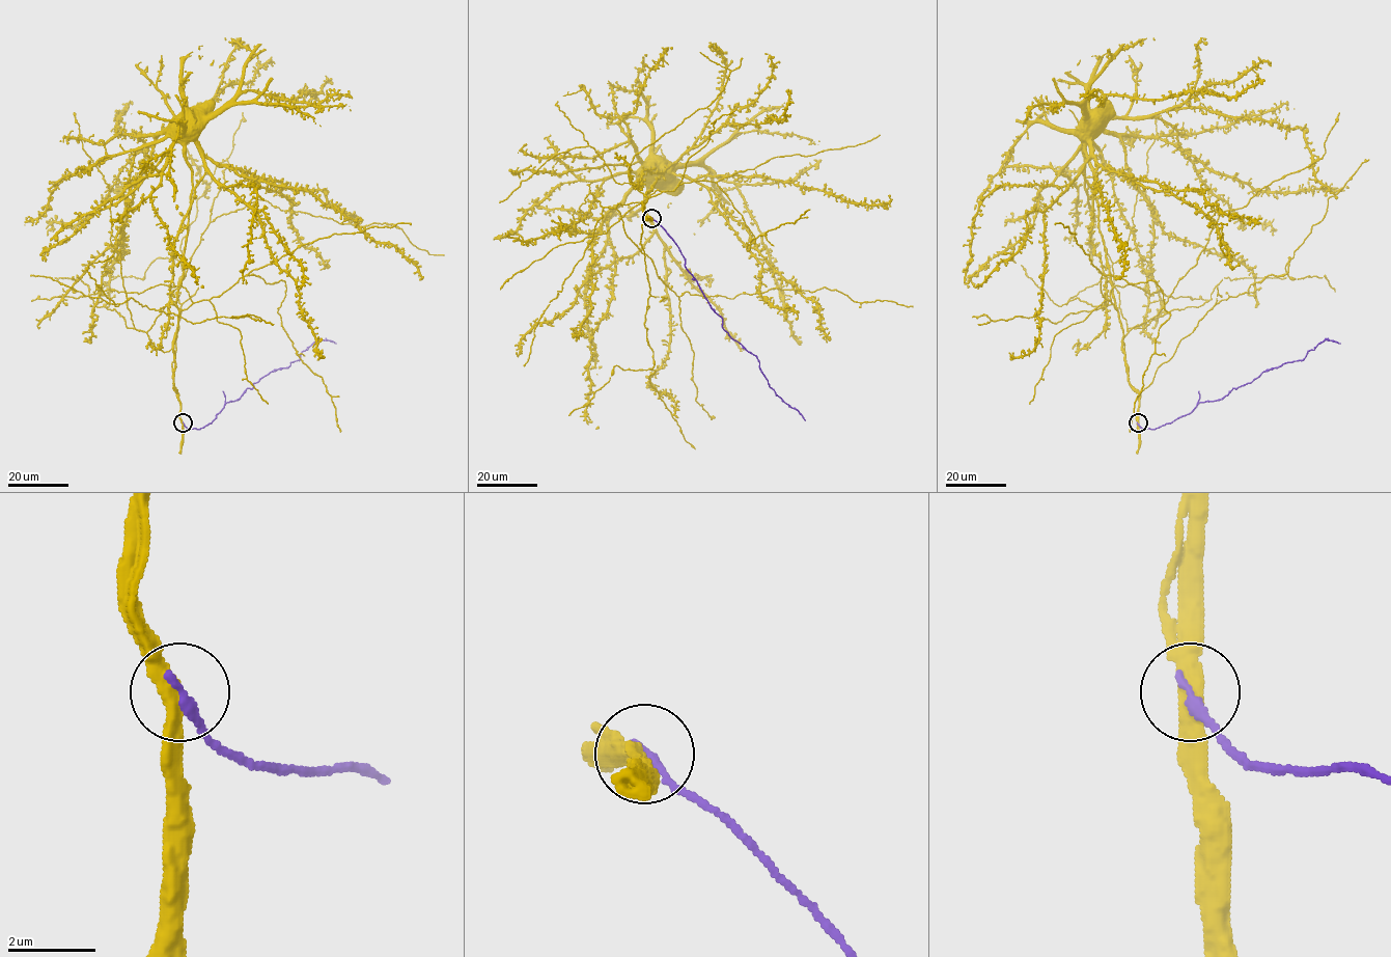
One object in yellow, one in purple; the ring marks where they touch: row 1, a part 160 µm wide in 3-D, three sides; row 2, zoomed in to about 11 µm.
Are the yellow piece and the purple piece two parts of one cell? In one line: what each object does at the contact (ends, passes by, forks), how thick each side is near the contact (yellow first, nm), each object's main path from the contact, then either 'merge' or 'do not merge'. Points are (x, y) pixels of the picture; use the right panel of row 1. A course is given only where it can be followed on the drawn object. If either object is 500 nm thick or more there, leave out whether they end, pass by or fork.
yellow passes by; purple ends there; 400 nm thick on the yellow side, 220 nm on the other; yellow runs (1138, 422), (1138, 392), (1129, 381), (1122, 328), (1100, 229), (1094, 175), (1086, 151), (1097, 130), (1093, 128); purple runs (1138, 422), (1156, 429), (1199, 403), (1219, 401), (1263, 372), (1302, 359), (1325, 339), (1340, 343); merge

